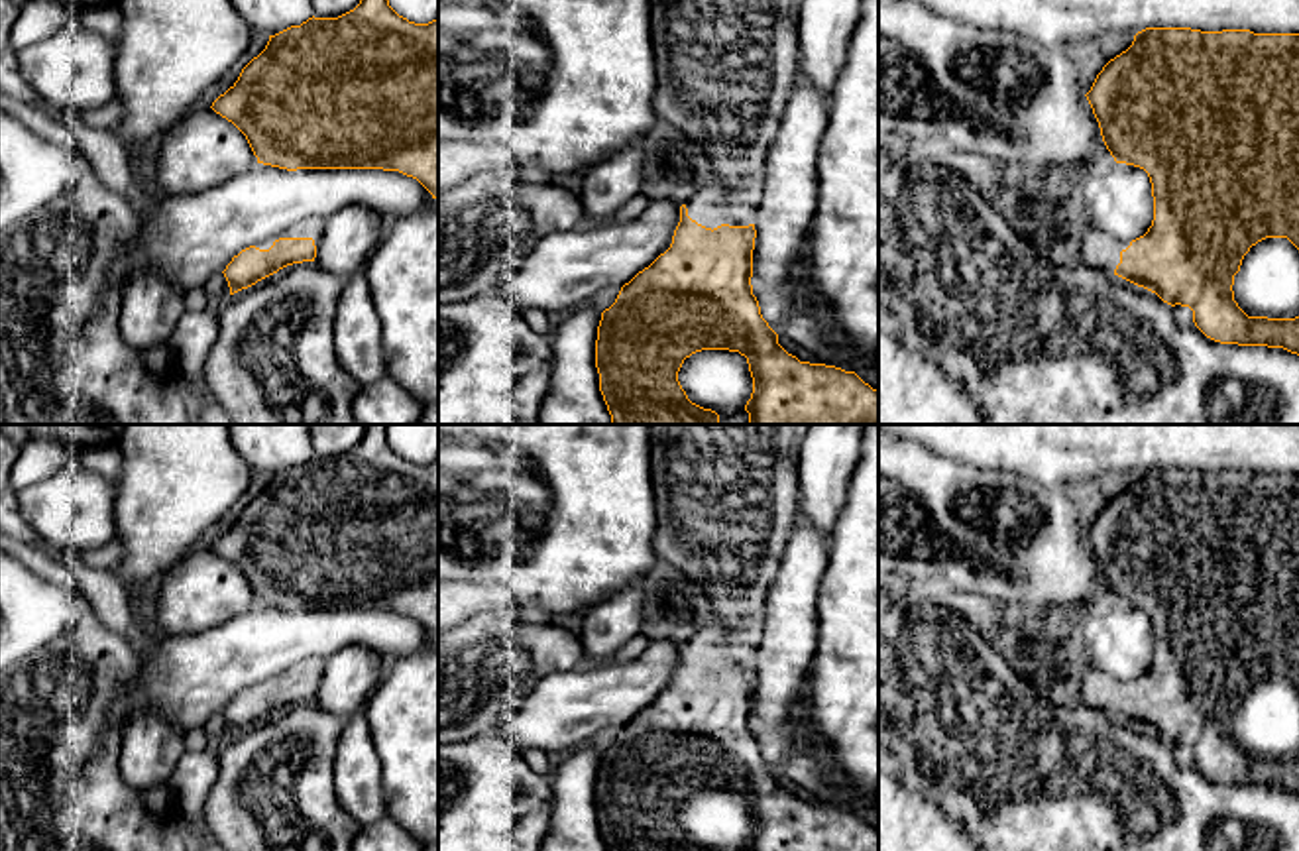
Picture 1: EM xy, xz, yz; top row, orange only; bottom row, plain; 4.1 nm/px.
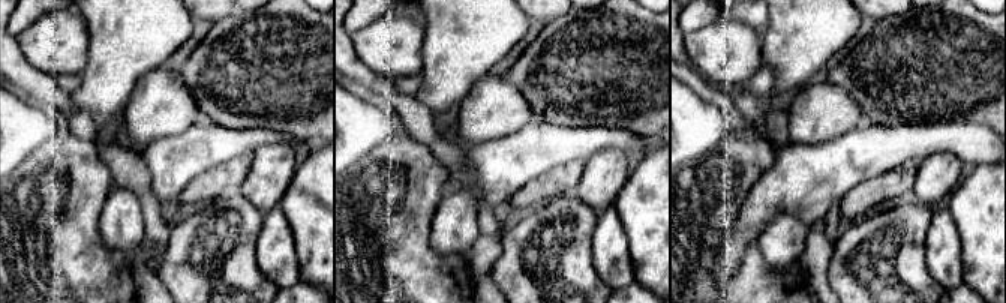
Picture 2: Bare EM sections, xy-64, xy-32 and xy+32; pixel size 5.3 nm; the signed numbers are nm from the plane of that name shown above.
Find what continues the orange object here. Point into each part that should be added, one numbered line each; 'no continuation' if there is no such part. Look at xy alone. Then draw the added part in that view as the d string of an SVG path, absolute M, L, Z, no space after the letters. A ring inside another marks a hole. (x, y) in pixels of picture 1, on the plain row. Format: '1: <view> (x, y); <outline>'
1: xy (313, 667); M309 656L295 666L289 666L281 674L271 676L263 682L254 684L254 686L259 688L259 690L269 690L273 686L273 682L279 680L279 678L312 678L314 686L318 688L322 672L324 672L324 658Z

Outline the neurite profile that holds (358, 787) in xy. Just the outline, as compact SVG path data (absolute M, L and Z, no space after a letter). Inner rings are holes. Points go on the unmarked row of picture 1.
M362 711L344 723L332 776L336 798L354 822L369 825L387 818L381 759Z

